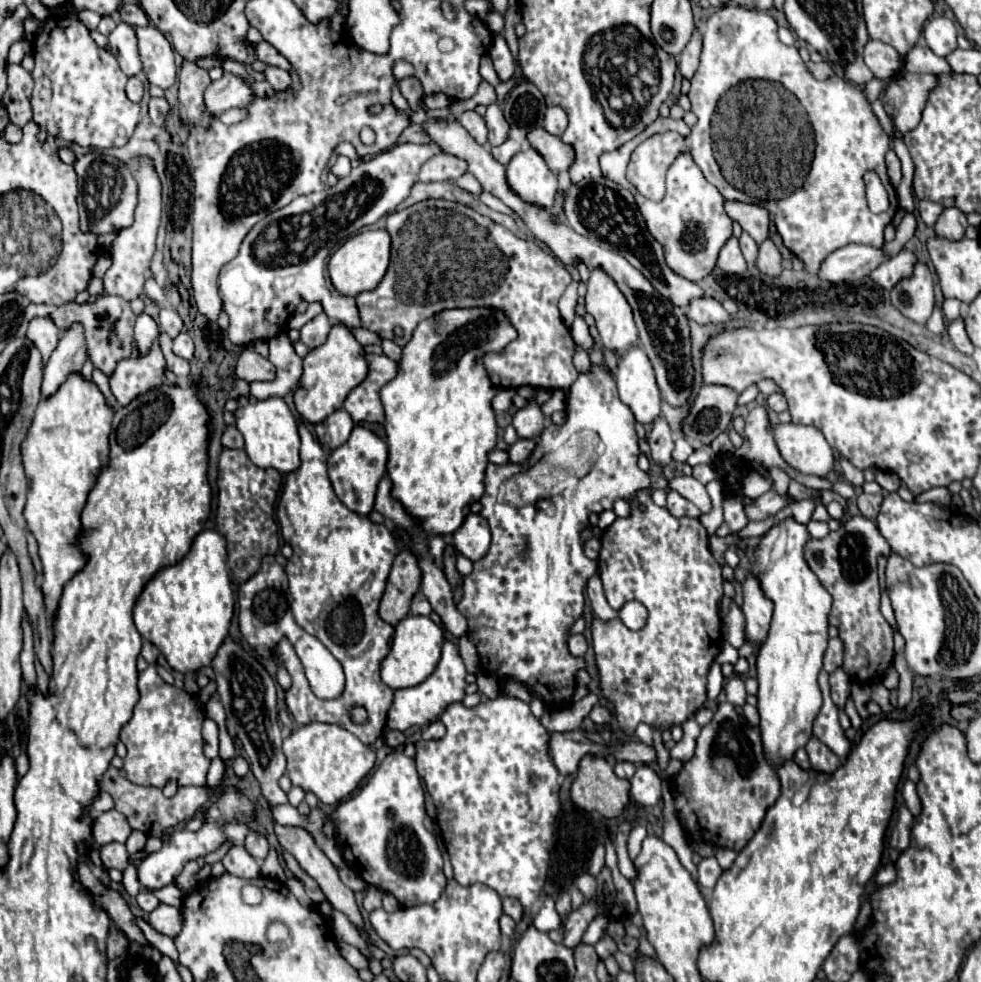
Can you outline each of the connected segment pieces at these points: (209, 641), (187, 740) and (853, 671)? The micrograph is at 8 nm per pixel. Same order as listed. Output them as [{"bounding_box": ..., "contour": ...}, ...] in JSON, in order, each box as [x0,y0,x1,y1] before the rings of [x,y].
[{"bounding_box":[133,530,235,672],"contour":[[[203,530],[193,540],[189,554],[179,564],[161,570],[135,604],[133,618],[141,638],[153,642],[177,672],[197,672],[209,666],[229,636],[235,598],[225,560],[225,538],[213,530]]]},{"bounding_box":[121,664,209,788],"contour":[[[155,664],[139,674],[141,698],[133,710],[133,718],[123,726],[121,740],[127,746],[123,764],[125,776],[141,786],[163,788],[175,780],[177,786],[205,786],[209,760],[203,754],[201,726],[205,720],[203,706],[181,688],[165,684]]]},{"bounding_box":[805,516,893,684],"contour":[[[863,516],[849,518],[841,530],[829,532],[821,540],[811,538],[805,546],[809,568],[833,596],[829,624],[839,628],[839,638],[845,642],[843,670],[859,684],[879,682],[893,662],[893,628],[879,612],[877,562],[881,556],[889,558],[891,548],[885,538],[881,538],[877,524]]]}]

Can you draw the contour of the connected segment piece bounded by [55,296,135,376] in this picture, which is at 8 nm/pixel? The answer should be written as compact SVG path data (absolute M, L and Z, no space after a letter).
M99 296L91 304L65 304L65 318L55 318L55 324L65 330L71 326L71 322L81 322L85 328L85 340L87 340L87 354L93 360L95 368L101 368L107 376L115 370L115 364L121 358L127 358L131 354L133 346L133 326L135 326L135 314L127 300L121 296Z

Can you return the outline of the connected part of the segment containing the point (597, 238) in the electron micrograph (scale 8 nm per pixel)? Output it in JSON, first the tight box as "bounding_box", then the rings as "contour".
{"bounding_box":[563,178,705,310],"contour":[[[599,178],[593,182],[583,180],[579,184],[571,184],[567,188],[567,198],[565,198],[563,210],[567,216],[567,224],[575,232],[579,232],[581,236],[585,236],[593,242],[601,242],[601,244],[609,246],[609,250],[613,250],[615,254],[621,254],[623,258],[627,258],[629,264],[633,264],[653,284],[653,288],[659,294],[663,294],[667,300],[671,300],[681,310],[687,310],[689,302],[693,298],[705,296],[705,292],[699,284],[675,274],[665,264],[663,248],[645,228],[645,220],[643,220],[641,212],[637,210],[633,194],[627,188],[615,184],[607,178]]]}

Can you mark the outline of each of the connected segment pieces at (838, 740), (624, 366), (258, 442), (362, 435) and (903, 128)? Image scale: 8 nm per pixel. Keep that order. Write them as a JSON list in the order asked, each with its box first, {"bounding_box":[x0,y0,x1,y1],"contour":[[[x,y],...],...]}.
[{"bounding_box":[813,670,851,760],"contour":[[[821,670],[819,674],[819,686],[823,692],[823,706],[813,722],[813,736],[817,736],[823,744],[827,744],[841,760],[847,758],[851,744],[843,734],[843,728],[839,726],[839,710],[833,704],[829,696],[829,672]]]},{"bounding_box":[617,346,661,424],"contour":[[[631,346],[617,366],[619,398],[625,402],[637,422],[649,424],[661,412],[661,394],[653,374],[653,366],[643,348]]]},{"bounding_box":[235,396,301,474],"contour":[[[279,396],[257,400],[247,406],[239,406],[235,410],[235,426],[245,438],[245,452],[249,460],[259,468],[275,468],[281,474],[289,474],[301,466],[299,456],[299,432],[297,432],[297,418]]]},{"bounding_box":[329,426,387,514],"contour":[[[355,426],[349,440],[331,452],[329,456],[329,480],[341,502],[353,512],[369,514],[373,510],[373,498],[377,494],[377,482],[387,474],[387,444],[363,426]]]},{"bounding_box":[883,74,933,134],"contour":[[[901,74],[889,82],[883,92],[883,106],[899,134],[907,134],[921,122],[921,110],[933,86],[933,74]]]}]

